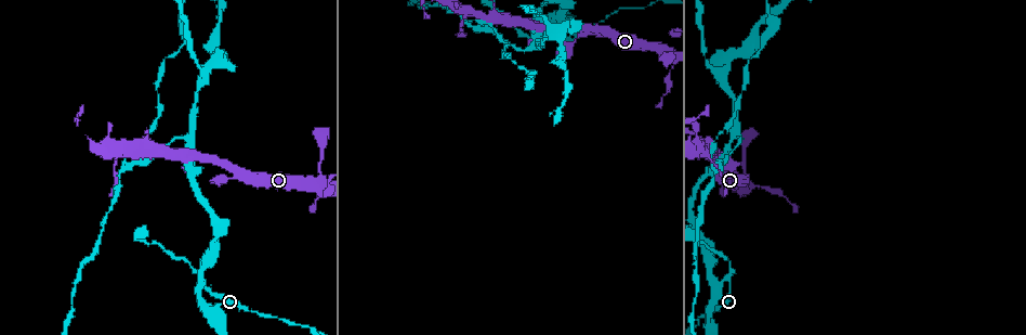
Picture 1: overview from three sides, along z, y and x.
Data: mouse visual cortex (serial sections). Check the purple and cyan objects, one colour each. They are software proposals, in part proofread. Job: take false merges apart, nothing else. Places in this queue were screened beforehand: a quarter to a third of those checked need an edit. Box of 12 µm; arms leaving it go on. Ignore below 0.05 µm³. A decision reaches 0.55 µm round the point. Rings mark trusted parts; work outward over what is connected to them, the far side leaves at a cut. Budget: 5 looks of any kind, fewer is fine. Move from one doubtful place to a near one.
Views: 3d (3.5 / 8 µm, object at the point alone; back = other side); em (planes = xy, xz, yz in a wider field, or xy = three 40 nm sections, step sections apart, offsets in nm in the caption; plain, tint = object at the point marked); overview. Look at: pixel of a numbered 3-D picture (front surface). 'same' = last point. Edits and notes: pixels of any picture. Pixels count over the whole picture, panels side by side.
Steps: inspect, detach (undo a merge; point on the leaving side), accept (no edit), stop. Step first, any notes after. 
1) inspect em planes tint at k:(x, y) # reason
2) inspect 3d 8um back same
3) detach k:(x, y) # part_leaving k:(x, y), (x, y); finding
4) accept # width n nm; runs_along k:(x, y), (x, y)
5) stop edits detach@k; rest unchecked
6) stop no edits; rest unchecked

inspect 3d 3.5um at 1:(714, 284) # four-way junction

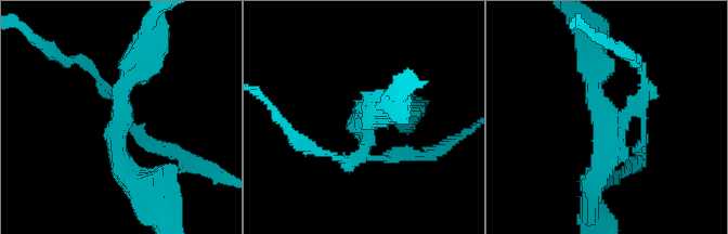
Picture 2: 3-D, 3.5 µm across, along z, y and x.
inspect em xy step 2 tint at 2:(606, 116)

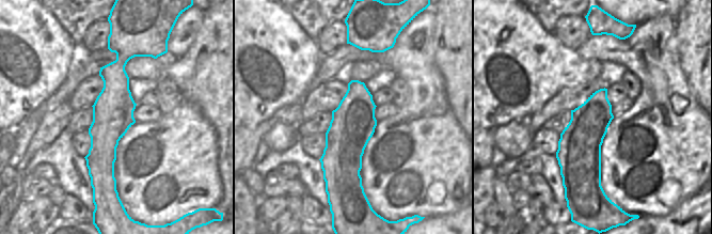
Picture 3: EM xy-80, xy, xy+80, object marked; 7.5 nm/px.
detach 2:(118, 117) # arm_widths 100, 150, 300, 350 nm; a second cell is stuck on

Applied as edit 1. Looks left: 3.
inspect overview

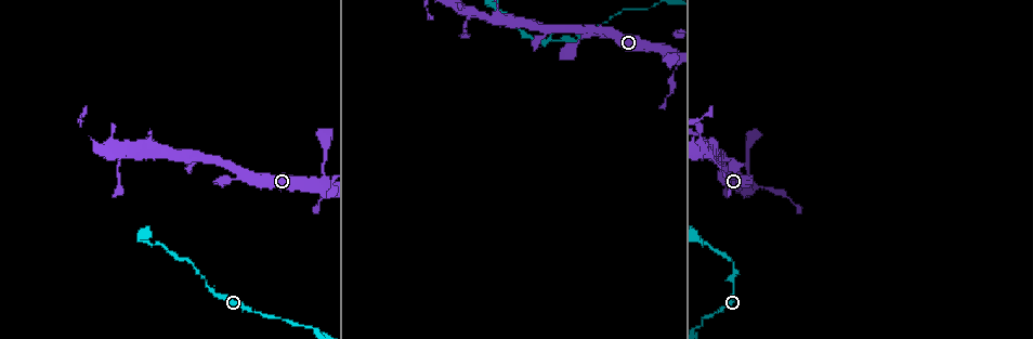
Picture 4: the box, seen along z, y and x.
inspect 3d 3.5um at 4:(666, 49) # three arms meet

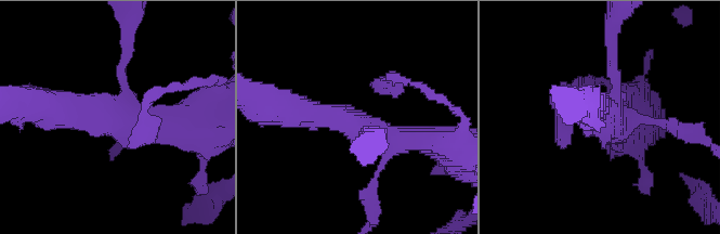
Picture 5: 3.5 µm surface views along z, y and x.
inspect em xy step 1 tint at 5:(605, 115) # need the tissue

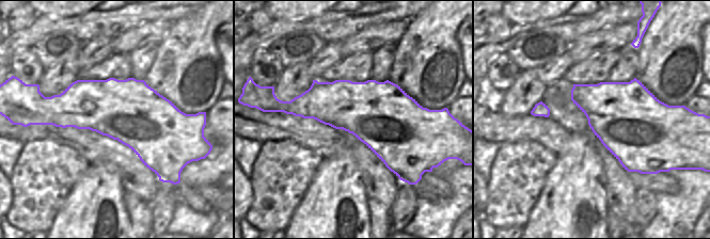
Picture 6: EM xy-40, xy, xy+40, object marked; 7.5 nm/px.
accept # continuous, no second cell

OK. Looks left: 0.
stop edits detach@2; rest unchecked

